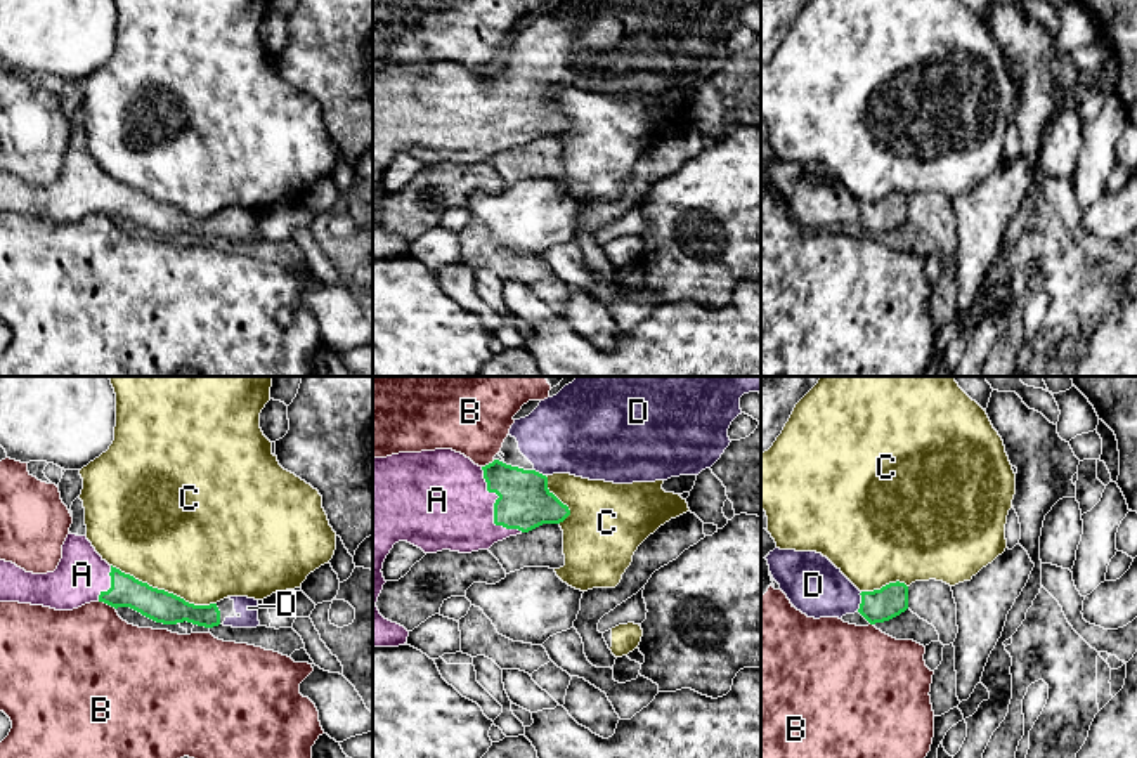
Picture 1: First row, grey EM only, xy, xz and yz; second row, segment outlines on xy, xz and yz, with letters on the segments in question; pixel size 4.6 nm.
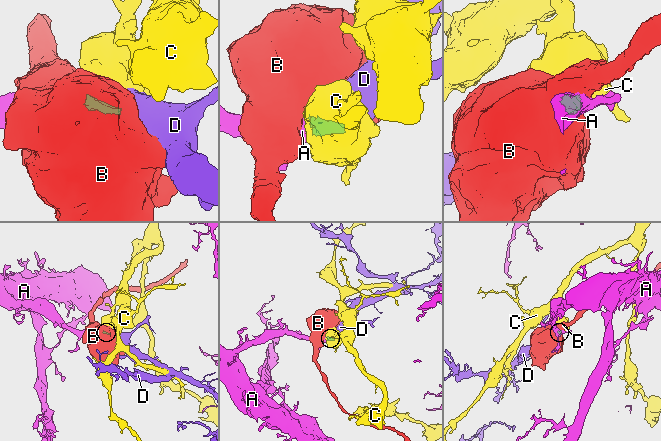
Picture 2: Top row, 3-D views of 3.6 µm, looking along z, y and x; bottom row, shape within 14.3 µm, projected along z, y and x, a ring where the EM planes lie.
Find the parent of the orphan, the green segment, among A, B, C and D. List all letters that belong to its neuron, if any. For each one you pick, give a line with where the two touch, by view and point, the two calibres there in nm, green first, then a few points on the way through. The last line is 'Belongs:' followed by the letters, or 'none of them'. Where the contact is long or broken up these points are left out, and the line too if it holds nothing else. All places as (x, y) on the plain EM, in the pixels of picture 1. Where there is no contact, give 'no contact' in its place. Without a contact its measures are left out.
A: xz (494, 118) | 240/440 nm | across xz (524, 115), (494, 118), (441, 113)
D: yz (862, 214) | 150/260 nm | across yz (877, 217), (862, 214), (827, 205), (813, 196)
Belongs: A, D

